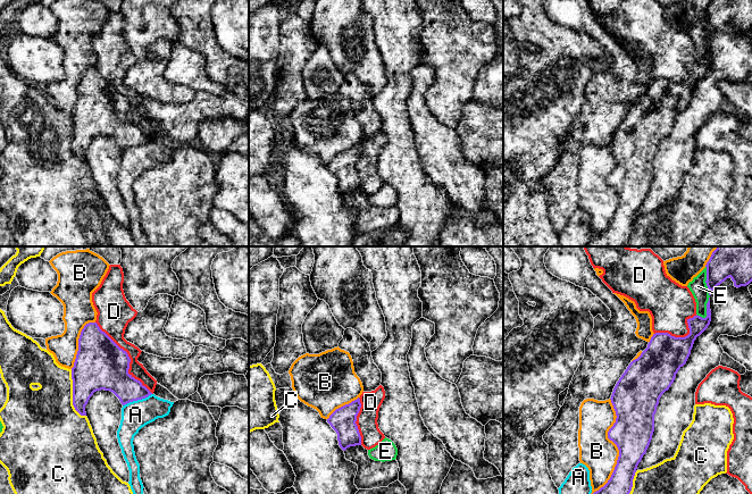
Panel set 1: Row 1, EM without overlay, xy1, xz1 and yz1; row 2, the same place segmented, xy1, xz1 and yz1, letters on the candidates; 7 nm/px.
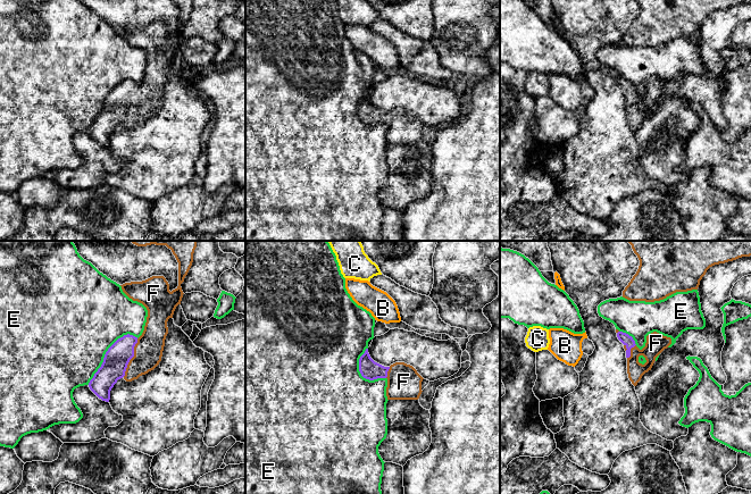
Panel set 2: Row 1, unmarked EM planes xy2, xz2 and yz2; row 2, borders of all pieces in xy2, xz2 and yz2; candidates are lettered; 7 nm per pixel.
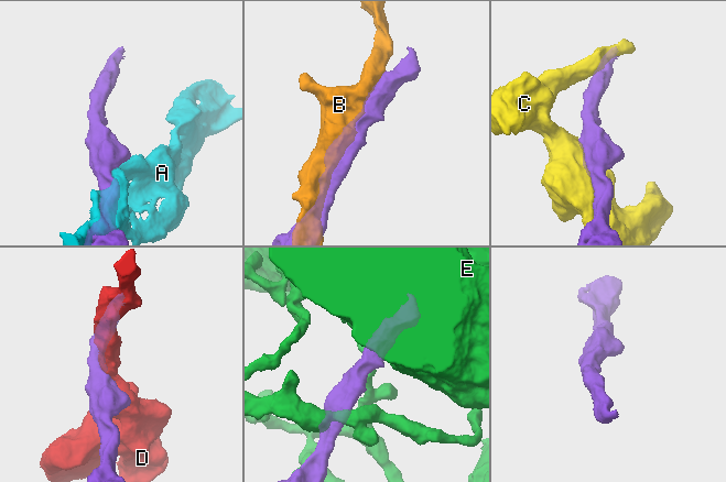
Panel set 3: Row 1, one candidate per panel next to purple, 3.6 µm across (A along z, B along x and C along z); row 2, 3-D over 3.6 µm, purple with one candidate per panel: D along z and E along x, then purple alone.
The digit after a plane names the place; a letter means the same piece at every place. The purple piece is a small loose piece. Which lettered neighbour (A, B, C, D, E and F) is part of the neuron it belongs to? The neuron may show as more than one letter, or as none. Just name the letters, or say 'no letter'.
F

